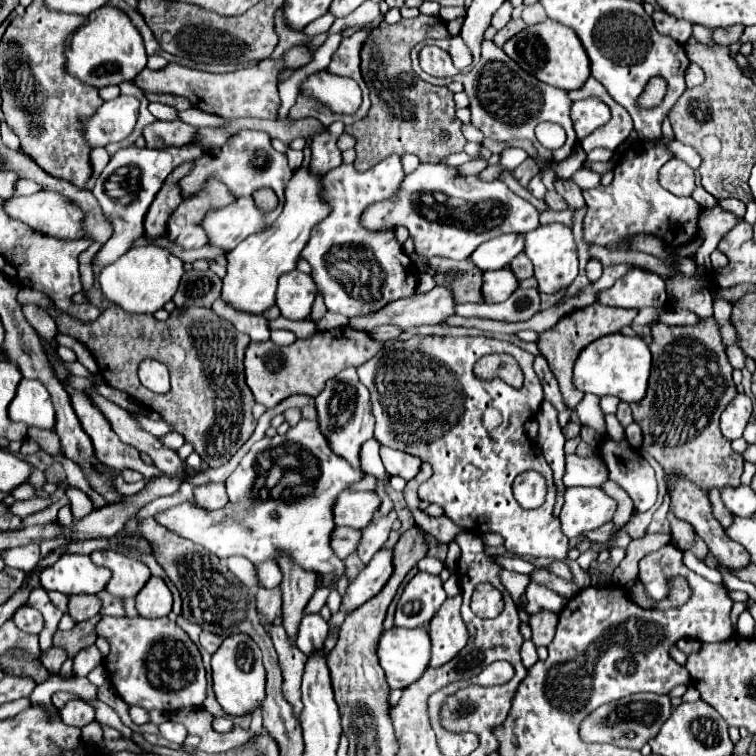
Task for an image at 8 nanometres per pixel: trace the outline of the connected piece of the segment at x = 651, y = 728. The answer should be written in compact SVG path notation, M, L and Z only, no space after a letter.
M641 692L633 694L609 704L603 704L601 708L593 710L579 726L579 736L585 742L607 742L621 748L633 748L641 750L651 738L659 734L659 728L671 714L671 702L665 694L653 694L653 692Z

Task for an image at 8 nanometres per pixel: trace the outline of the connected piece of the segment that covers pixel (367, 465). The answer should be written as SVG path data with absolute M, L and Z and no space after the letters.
M374 437L366 441L360 450L360 461L362 469L377 478L375 492L381 498L381 506L378 511L382 515L387 515L392 510L393 503L386 492L385 468L379 454L380 446Z

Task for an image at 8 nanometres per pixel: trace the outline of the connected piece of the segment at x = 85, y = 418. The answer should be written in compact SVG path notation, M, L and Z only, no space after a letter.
M67 388L69 396L71 396L71 404L73 410L83 426L83 430L89 434L93 448L97 452L97 460L101 460L101 464L115 468L117 472L121 472L123 468L133 468L137 472L141 472L147 480L161 474L155 466L147 466L143 464L143 460L139 458L137 448L123 444L119 440L119 436L111 430L109 422L103 418L103 414L91 404L91 400L87 398L85 392L81 390L71 390Z

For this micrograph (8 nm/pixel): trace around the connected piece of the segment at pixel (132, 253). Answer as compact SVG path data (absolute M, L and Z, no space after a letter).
M155 244L135 246L125 252L119 260L101 270L99 282L103 296L123 308L129 314L153 314L161 310L177 292L179 280L183 276L183 262L173 256L167 248Z

